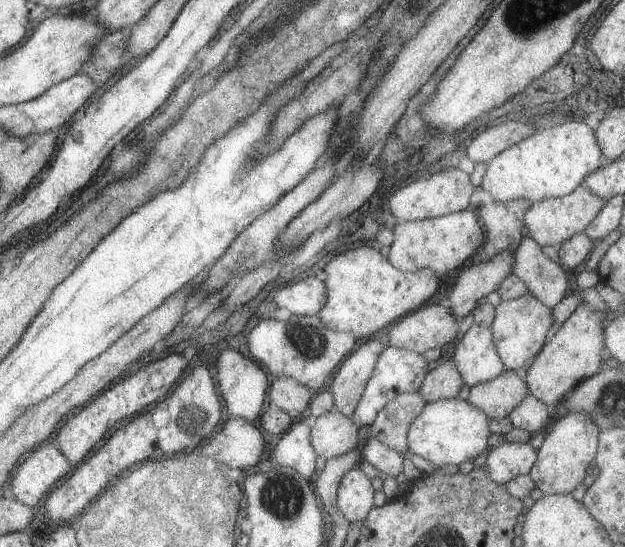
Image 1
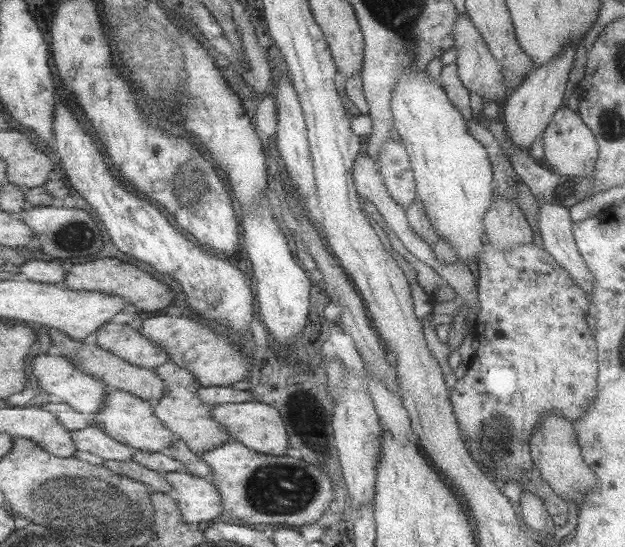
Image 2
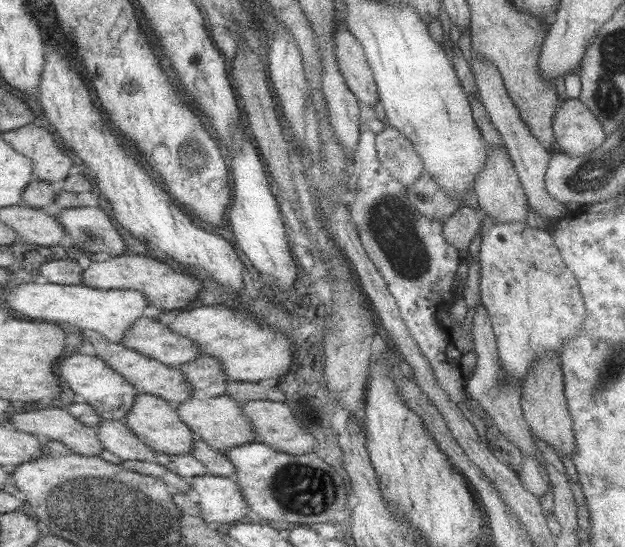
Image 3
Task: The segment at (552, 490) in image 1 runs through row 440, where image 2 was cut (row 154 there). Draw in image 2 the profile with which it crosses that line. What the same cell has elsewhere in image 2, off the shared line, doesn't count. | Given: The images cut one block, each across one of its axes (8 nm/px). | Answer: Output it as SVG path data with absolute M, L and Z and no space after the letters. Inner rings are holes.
M562 106L554 113L550 124L543 132L543 142L544 156L541 163L558 174L590 176L595 172L595 164L599 155L598 143L582 117L572 111L570 107Z

